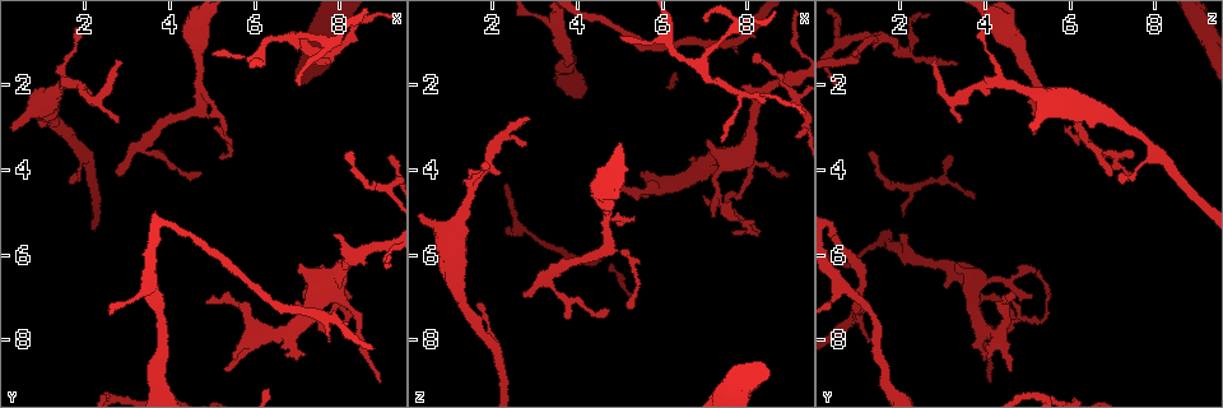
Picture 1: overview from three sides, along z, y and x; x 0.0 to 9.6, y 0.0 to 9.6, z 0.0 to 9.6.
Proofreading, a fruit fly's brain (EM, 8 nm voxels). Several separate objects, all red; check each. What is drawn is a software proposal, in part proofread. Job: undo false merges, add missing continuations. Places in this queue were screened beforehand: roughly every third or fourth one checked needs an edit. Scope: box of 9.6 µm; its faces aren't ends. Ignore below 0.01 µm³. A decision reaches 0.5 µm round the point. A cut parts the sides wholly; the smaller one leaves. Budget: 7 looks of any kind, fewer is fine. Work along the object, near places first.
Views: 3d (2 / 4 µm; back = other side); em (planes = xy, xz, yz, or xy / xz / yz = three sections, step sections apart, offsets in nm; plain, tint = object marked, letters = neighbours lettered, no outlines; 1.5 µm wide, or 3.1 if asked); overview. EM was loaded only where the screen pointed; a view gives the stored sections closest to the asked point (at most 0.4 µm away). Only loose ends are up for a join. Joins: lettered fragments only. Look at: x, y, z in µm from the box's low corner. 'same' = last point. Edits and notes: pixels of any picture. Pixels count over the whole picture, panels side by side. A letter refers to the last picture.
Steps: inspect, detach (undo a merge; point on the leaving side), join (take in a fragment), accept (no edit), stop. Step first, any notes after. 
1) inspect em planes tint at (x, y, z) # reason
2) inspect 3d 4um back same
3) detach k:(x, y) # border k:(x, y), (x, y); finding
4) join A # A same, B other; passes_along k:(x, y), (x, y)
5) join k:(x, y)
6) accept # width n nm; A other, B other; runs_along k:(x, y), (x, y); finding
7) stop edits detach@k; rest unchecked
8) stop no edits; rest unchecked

inspect em planes tint at (7.45, 1.50, 3.35) # free end

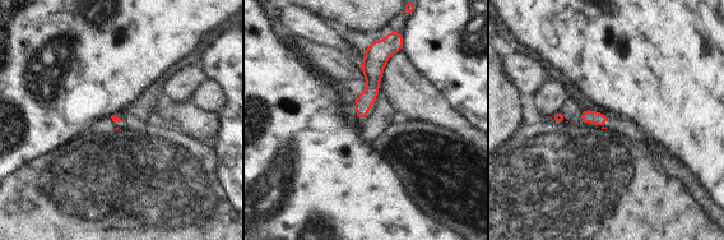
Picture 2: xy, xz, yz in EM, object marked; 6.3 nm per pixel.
inspect em planes letters same

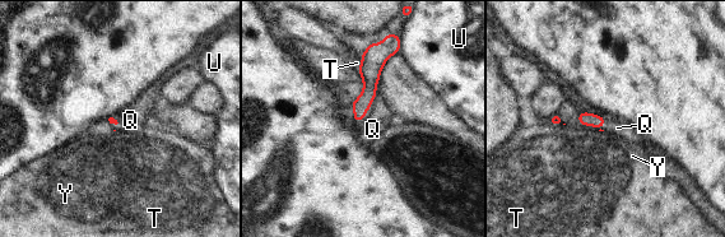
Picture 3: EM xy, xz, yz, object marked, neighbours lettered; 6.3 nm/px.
accept # Q other, T other, U other, Y other; runs_along 3:(390, 51), (370, 69), (357, 117); none of them fits

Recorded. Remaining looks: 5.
inspect 3d 2um back at (7.85, 5.60, 2.05) # branch stops here

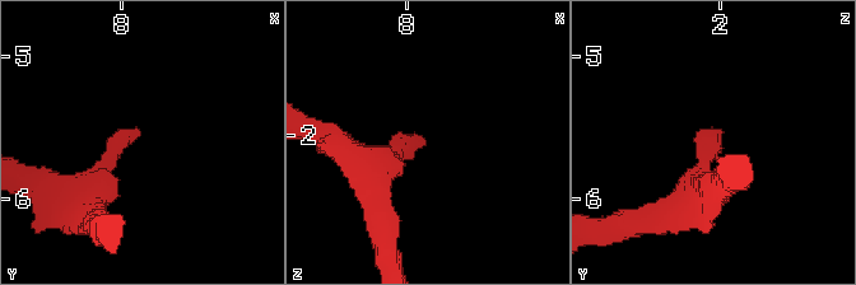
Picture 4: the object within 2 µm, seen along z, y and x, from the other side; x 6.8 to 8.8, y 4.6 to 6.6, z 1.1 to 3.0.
inspect em xy step 8 letters at (7.84, 5.54, 2.04) # need the tissue

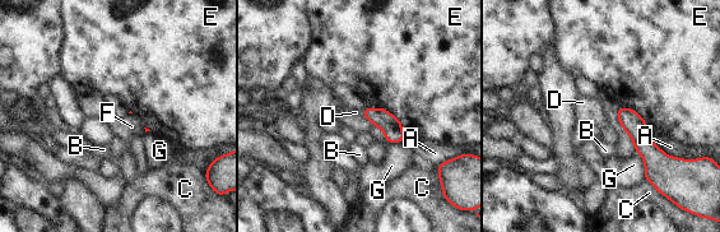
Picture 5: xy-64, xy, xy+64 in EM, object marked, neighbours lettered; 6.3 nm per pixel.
accept # A other, B other, C other, D other, E other, F other, G other; border 5:(361, 114), (372, 124); none of them fits

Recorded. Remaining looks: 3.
inspect 3d 2um at (5.35, 3.15, 5.20) # tapers out

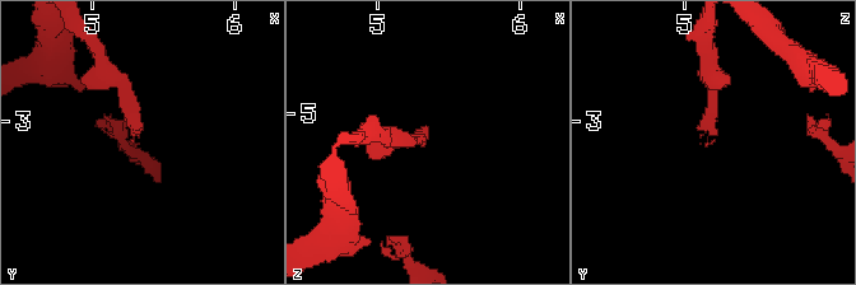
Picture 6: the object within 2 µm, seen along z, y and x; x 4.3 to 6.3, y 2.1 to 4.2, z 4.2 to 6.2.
inspect em planes plain at (5.30, 3.16, 5.20) # now the EM

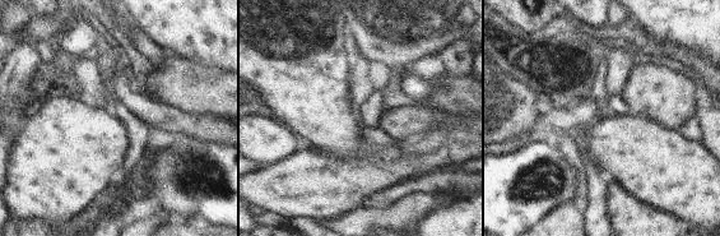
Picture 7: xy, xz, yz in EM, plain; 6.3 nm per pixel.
inspect em planes letters same # what lies round it

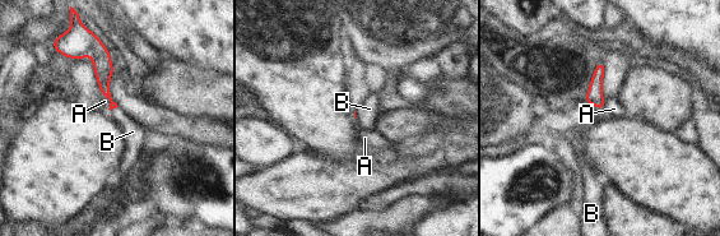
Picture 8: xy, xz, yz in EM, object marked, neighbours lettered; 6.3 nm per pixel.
join B # A other, B same; passes_along 8:(594, 96), (598, 107), (599, 114); the neuron continues

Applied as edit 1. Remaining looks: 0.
stop edits join@8; rest unchecked

